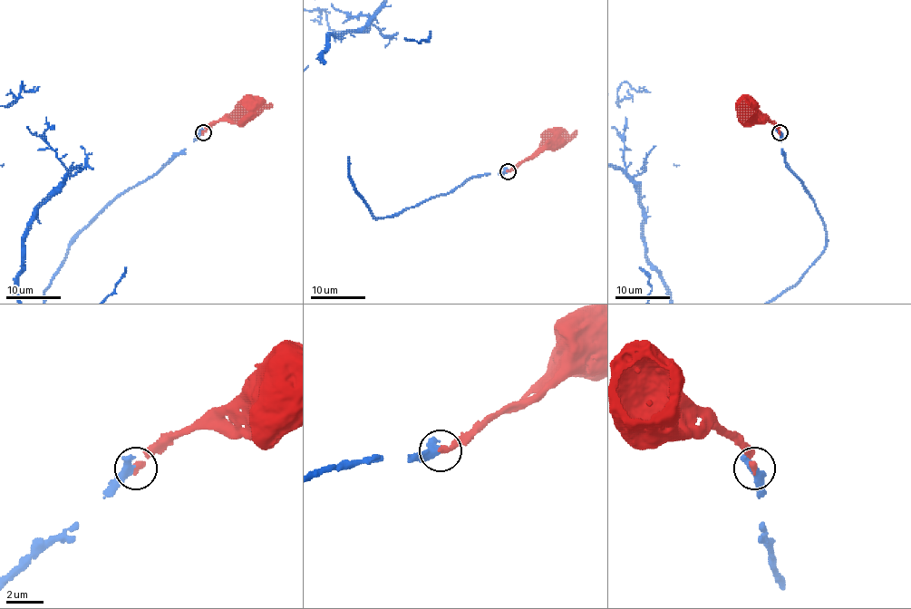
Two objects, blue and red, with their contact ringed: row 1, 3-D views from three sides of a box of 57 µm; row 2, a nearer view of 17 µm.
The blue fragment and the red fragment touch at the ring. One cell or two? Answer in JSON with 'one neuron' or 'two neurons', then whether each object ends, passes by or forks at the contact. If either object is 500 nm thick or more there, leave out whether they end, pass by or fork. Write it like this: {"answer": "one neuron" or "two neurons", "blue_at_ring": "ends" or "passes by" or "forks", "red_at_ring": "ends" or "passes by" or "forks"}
{"answer": "one neuron"}

